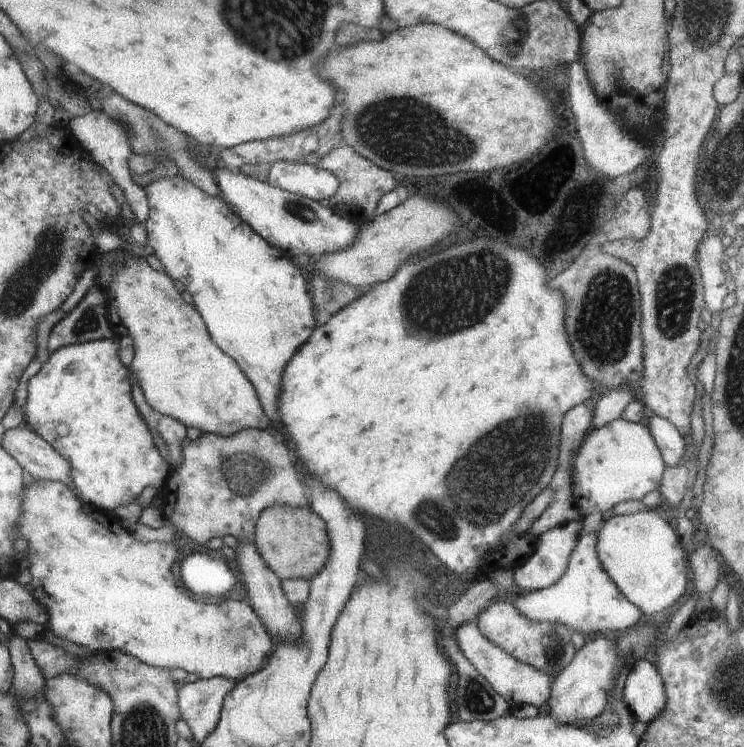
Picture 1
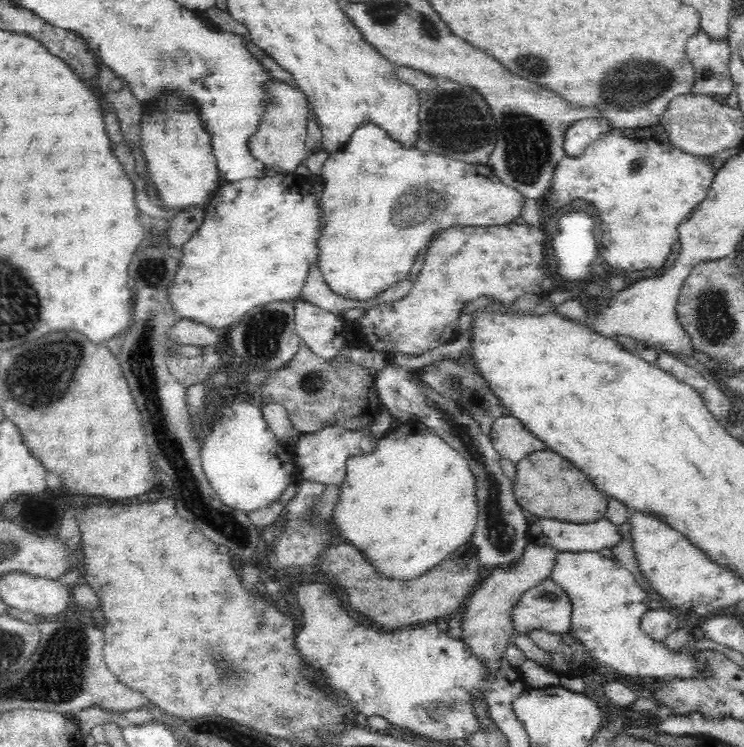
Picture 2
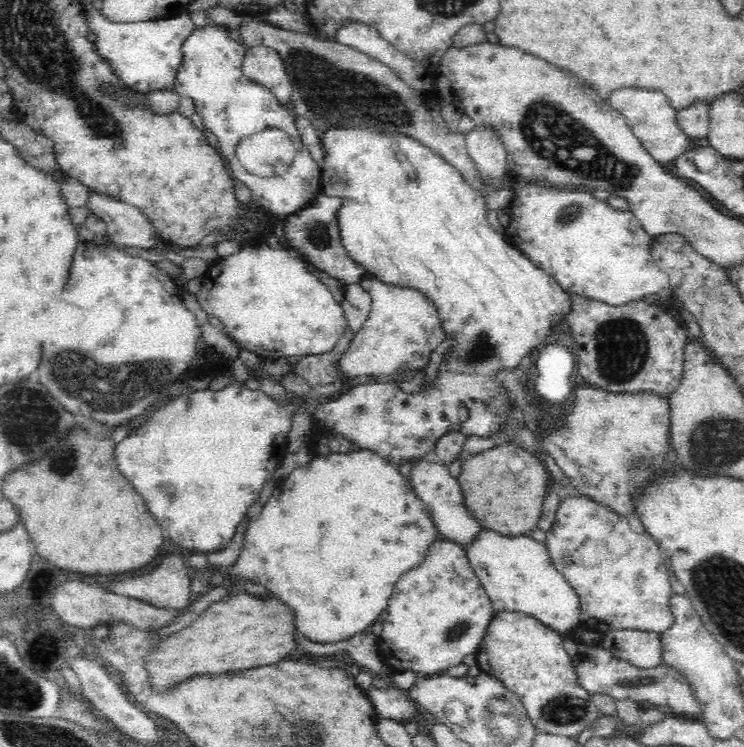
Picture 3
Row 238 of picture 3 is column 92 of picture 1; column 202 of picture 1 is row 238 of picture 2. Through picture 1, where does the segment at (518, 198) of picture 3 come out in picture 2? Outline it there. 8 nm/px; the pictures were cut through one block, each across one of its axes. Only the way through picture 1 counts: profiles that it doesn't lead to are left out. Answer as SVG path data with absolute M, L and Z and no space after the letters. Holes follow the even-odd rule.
M662 125L644 128L621 129L613 127L609 133L591 142L585 153L569 160L562 158L554 170L550 184L549 200L552 208L572 204L574 200L584 200L594 206L600 216L602 228L602 258L616 270L661 269L672 252L674 242L679 241L679 226L706 198L716 169L710 164L709 156L686 153L670 143L668 133Z

